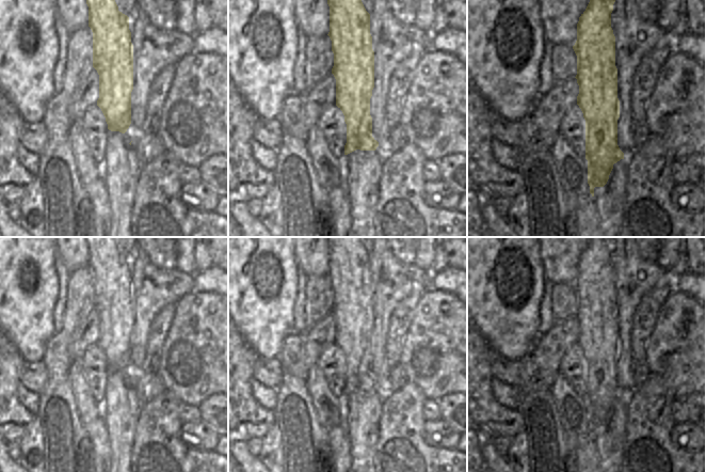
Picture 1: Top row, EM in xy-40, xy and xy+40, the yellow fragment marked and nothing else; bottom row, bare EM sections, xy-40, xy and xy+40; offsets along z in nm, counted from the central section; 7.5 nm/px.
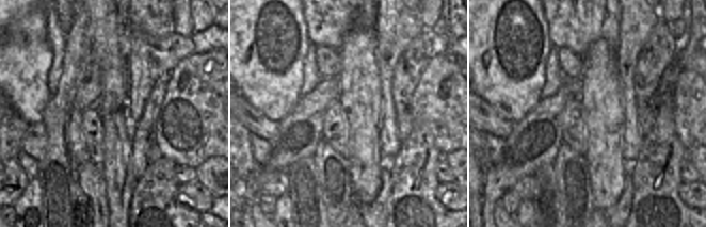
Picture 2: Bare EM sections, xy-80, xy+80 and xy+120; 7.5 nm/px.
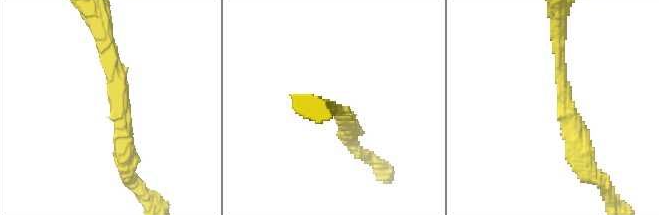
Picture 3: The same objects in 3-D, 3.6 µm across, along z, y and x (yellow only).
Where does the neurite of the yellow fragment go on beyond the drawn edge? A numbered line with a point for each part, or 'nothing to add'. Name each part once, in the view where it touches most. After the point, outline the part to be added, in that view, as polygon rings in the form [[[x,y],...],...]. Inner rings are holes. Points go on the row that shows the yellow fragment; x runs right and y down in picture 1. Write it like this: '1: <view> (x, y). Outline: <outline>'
nothing to add.

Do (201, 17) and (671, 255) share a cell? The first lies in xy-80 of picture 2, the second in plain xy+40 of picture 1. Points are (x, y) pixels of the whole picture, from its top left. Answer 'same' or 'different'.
different

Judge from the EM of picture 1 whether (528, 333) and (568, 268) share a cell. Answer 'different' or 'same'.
different

